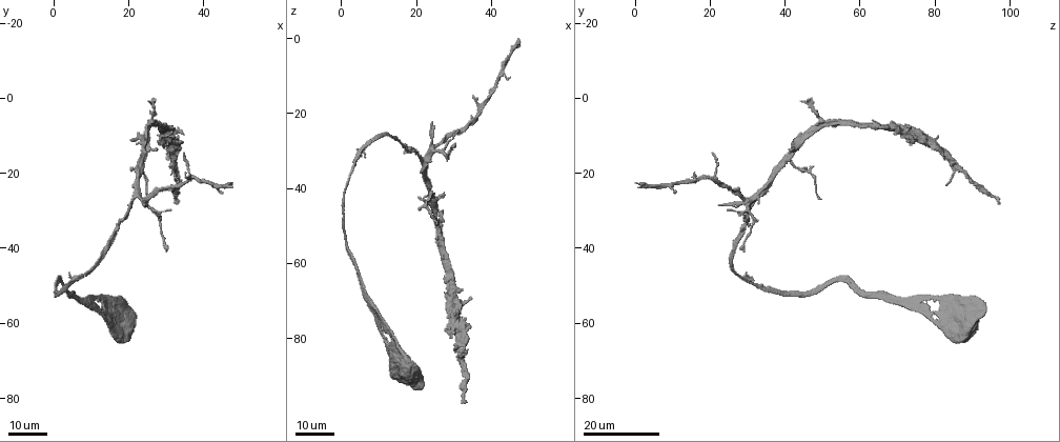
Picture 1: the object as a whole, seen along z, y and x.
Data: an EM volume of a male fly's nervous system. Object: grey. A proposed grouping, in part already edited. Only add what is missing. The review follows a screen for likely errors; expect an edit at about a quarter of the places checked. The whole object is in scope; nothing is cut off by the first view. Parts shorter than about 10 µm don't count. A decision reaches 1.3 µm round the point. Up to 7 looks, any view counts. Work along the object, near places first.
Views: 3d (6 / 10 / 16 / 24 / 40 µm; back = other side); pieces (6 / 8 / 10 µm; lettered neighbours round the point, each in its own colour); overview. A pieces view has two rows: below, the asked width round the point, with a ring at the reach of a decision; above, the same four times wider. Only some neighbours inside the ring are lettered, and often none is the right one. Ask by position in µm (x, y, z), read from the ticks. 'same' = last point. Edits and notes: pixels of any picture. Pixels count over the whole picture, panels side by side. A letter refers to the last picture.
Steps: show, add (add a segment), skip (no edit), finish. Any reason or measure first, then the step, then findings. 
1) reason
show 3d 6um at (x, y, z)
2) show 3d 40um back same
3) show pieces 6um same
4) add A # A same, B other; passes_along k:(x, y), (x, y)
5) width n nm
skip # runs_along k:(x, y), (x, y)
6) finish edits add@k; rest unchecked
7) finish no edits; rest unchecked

free end
show 3d 16um at (35.0, 14.5, 20.5)

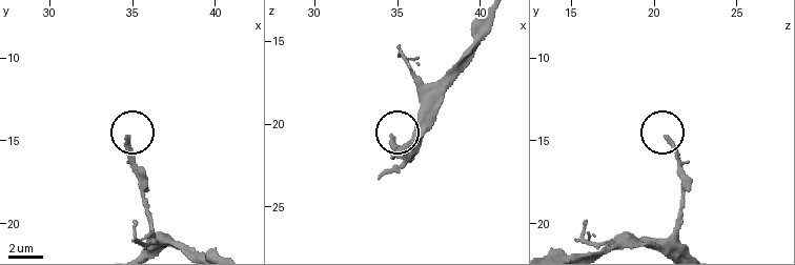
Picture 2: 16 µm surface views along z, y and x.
show pieces 6um at (34.7, 14.8, 20.6)

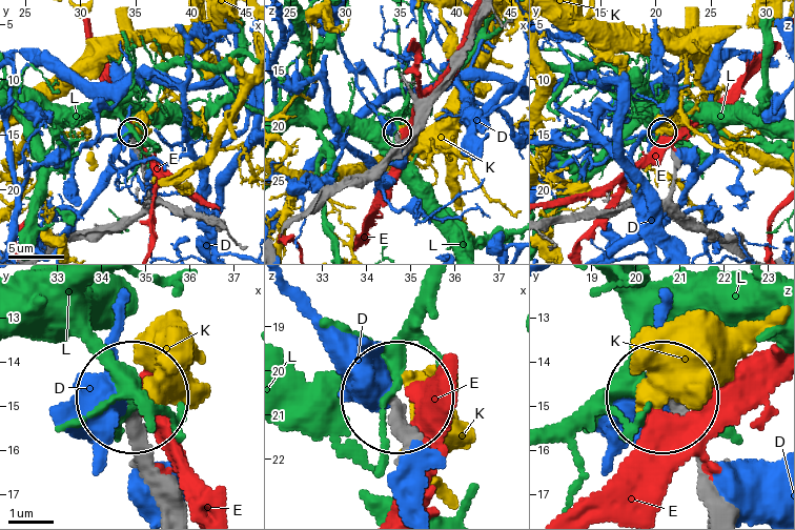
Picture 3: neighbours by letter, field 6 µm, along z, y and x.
width 200 nm
skip # D other, E other, K other, L other; runs_along 3:(713, 512), (710, 478), (672, 403); no lettered segment goes on from it

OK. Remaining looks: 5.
show 3d 16um at (27.5, 14.0, 41.0)

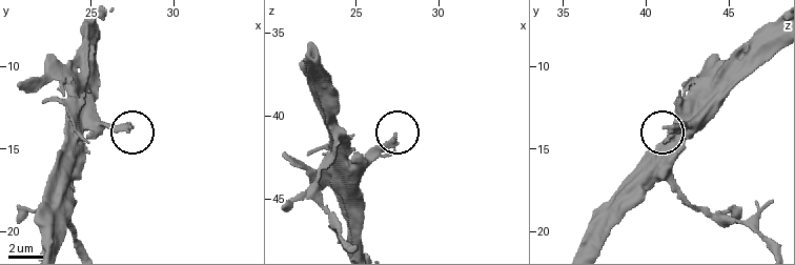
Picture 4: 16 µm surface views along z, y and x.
what lies round it
show pieces 10um at (27.3, 13.6, 41.2)

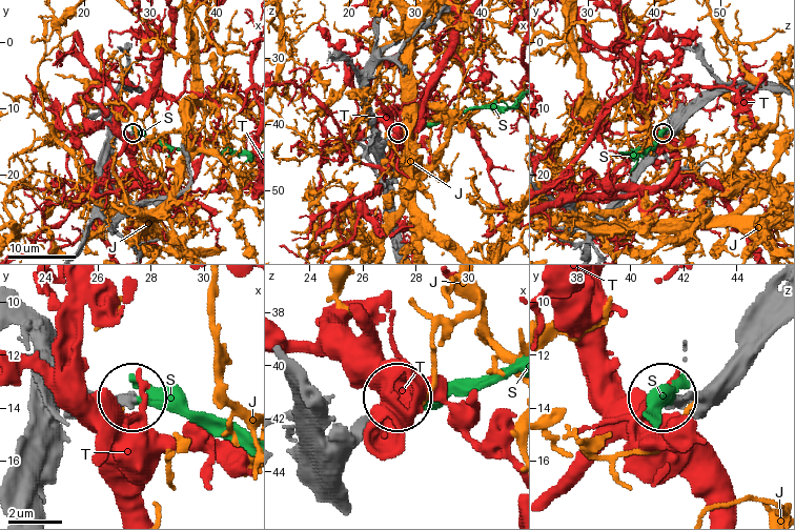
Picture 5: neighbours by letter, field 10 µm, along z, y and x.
add S # J other, S same, T other; the cell continues

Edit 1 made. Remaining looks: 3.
branch stops here
show 3d 16um at (23.5, 29.0, 22.0)

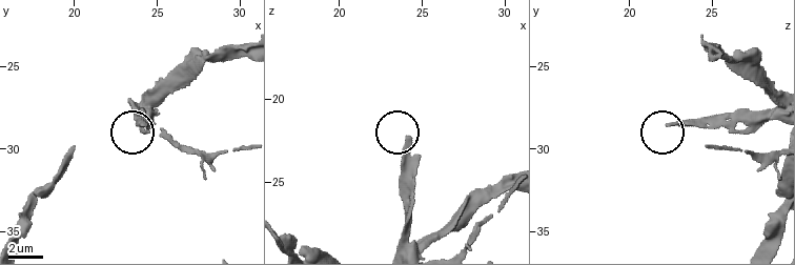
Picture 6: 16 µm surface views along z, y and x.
show 3d 10um at (24.3, 28.6, 22.4)

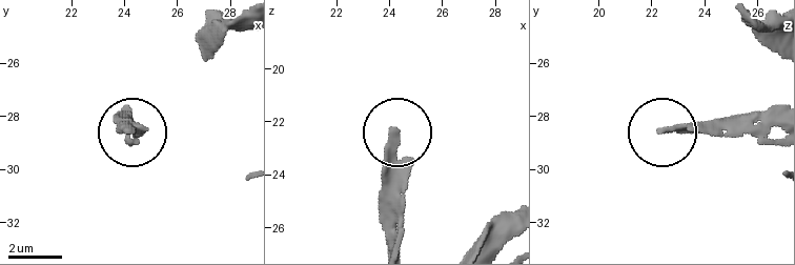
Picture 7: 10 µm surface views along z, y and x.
show pieces 10um at (24.1, 28.6, 22.5)

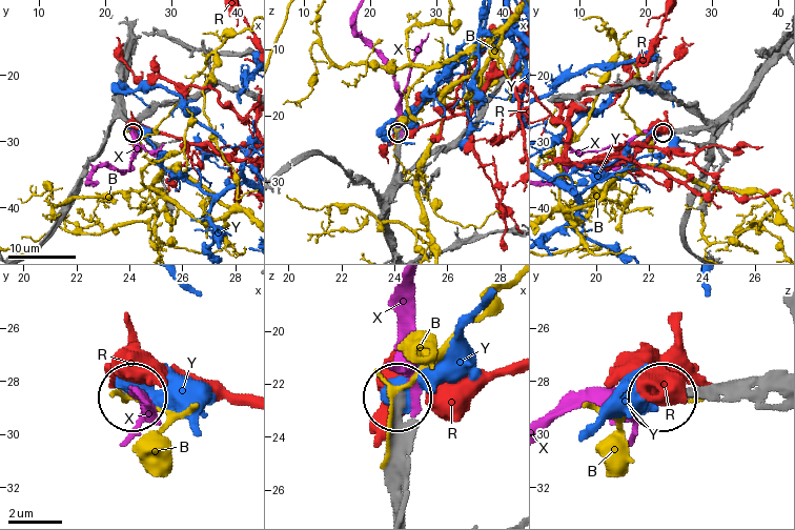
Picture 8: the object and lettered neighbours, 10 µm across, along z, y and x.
add X # B other, R other, X same, Y other; passes_along 8:(396, 490), (396, 439), (409, 415), (409, 283); it goes on there

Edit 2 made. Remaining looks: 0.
finish edits add@5, add@8; rest unchecked

